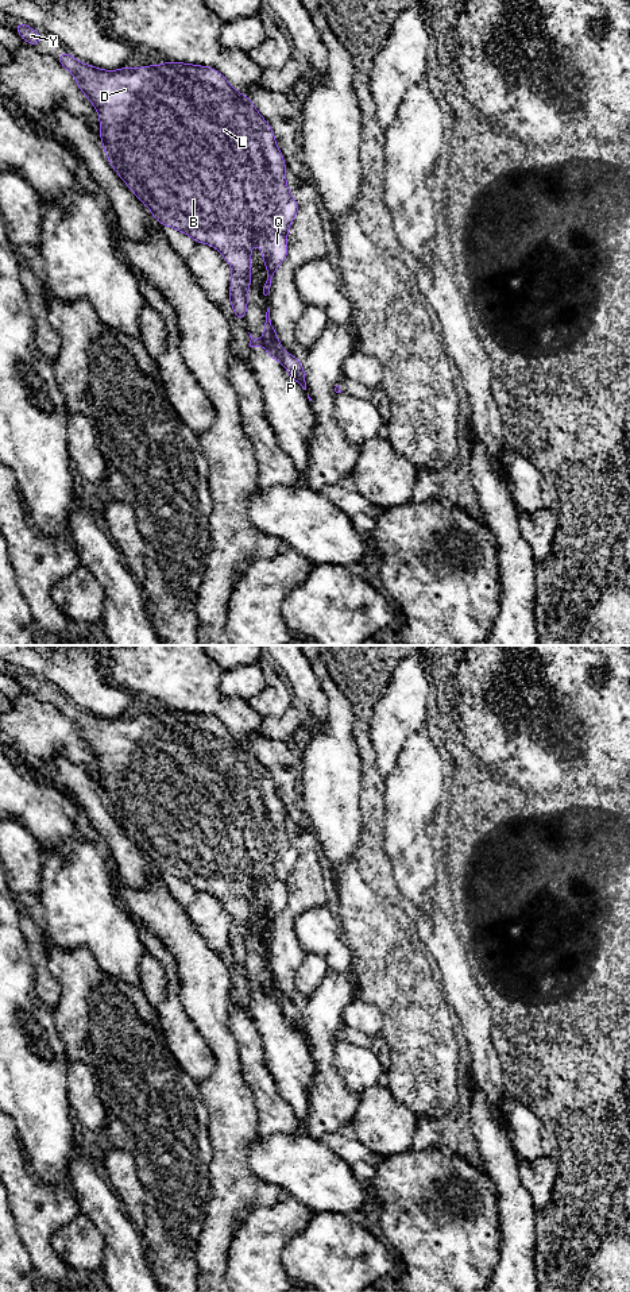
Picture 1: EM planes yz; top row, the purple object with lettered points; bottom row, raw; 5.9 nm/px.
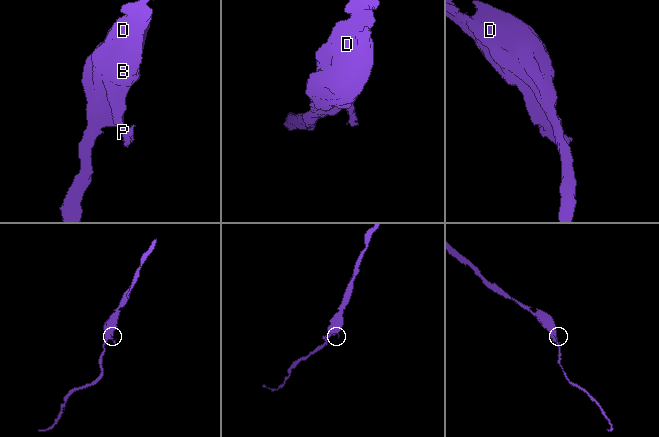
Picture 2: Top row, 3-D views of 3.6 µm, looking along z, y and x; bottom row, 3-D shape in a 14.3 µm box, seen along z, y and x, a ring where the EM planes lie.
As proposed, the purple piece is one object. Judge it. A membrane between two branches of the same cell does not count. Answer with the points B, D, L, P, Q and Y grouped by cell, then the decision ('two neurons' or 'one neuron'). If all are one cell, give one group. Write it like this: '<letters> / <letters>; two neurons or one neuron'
B D L Q Y / P; two neurons

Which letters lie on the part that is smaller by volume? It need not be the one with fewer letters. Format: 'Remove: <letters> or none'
Remove: P

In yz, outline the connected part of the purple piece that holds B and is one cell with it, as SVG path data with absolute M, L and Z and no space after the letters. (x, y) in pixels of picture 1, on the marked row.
M67 51L58 62L76 78L78 88L100 117L101 144L109 165L144 203L162 227L170 225L196 243L213 246L232 267L229 304L239 320L246 320L251 286L251 248L259 242L267 277L262 298L268 300L275 270L287 258L287 231L298 213L298 203L286 184L285 158L268 123L254 103L237 92L216 69L182 62L166 62L113 72L77 61Z

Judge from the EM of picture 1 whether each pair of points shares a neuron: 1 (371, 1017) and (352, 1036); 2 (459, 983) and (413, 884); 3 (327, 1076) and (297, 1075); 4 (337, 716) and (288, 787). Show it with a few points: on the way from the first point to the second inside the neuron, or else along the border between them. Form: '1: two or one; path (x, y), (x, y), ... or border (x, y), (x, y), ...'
1: two; border (344, 1024), (368, 1034), (379, 1034)
2: two; border (431, 894), (424, 895), (421, 905)
3: two; border (310, 1049), (314, 1076), (309, 1087), (308, 1107)
4: two; border (298, 754), (301, 776)

